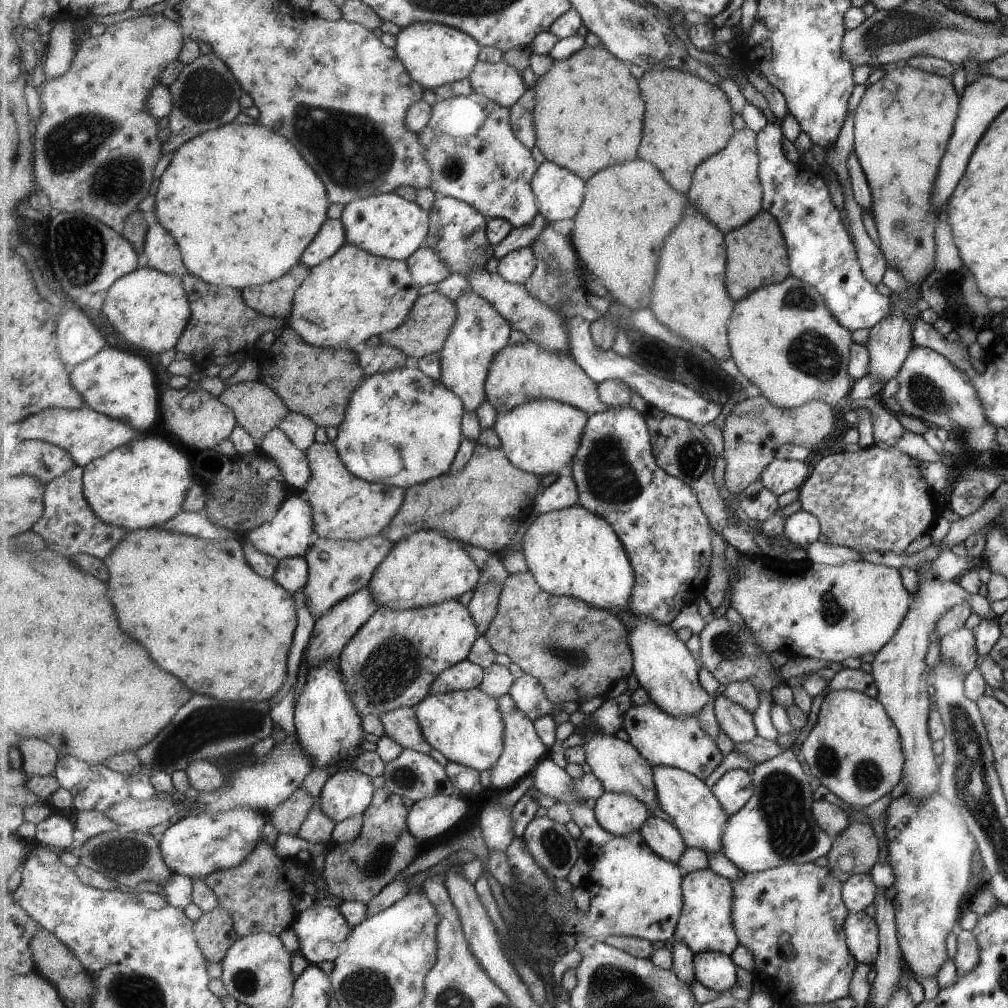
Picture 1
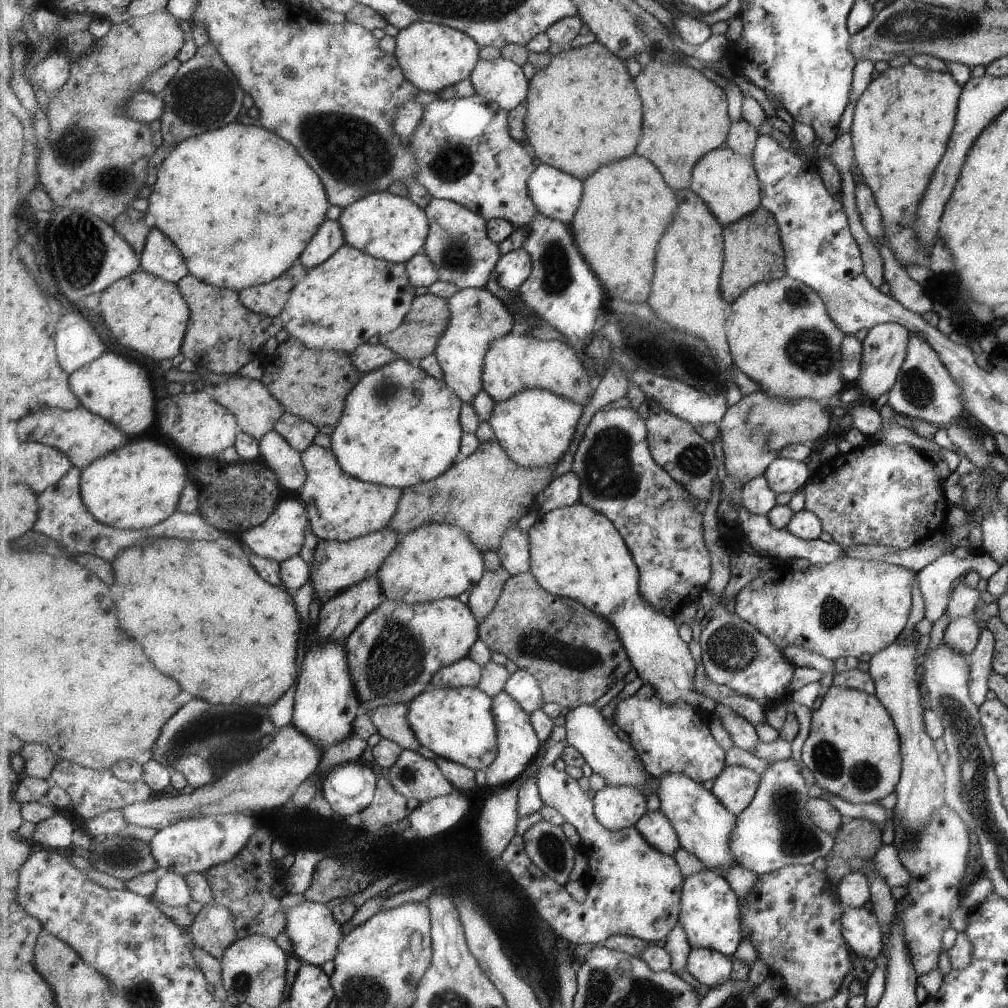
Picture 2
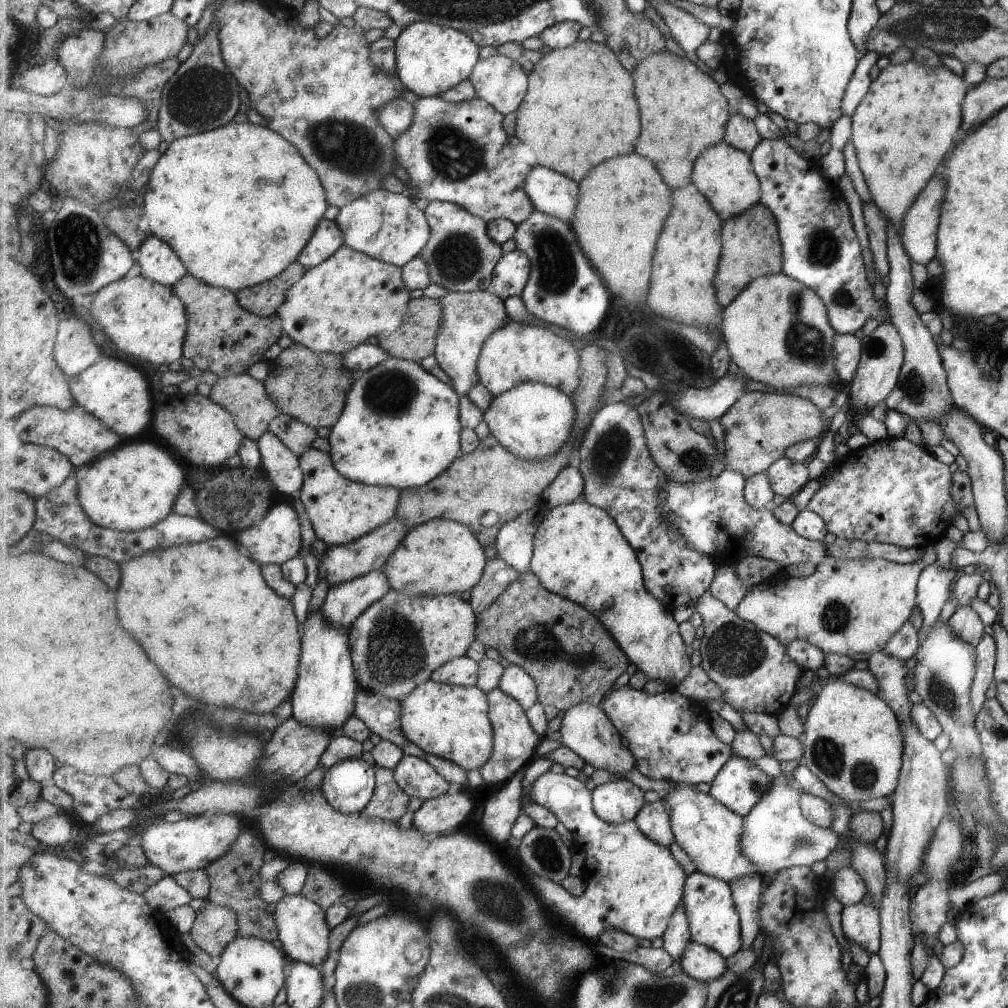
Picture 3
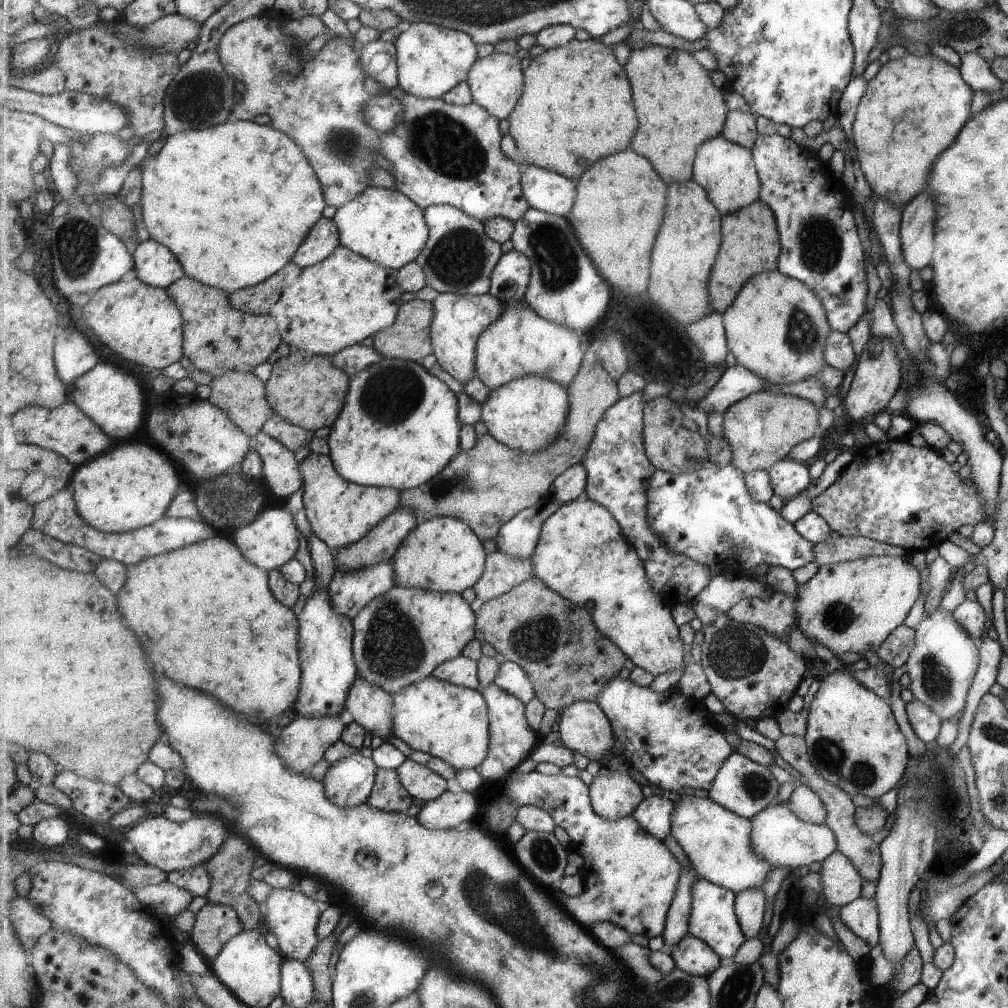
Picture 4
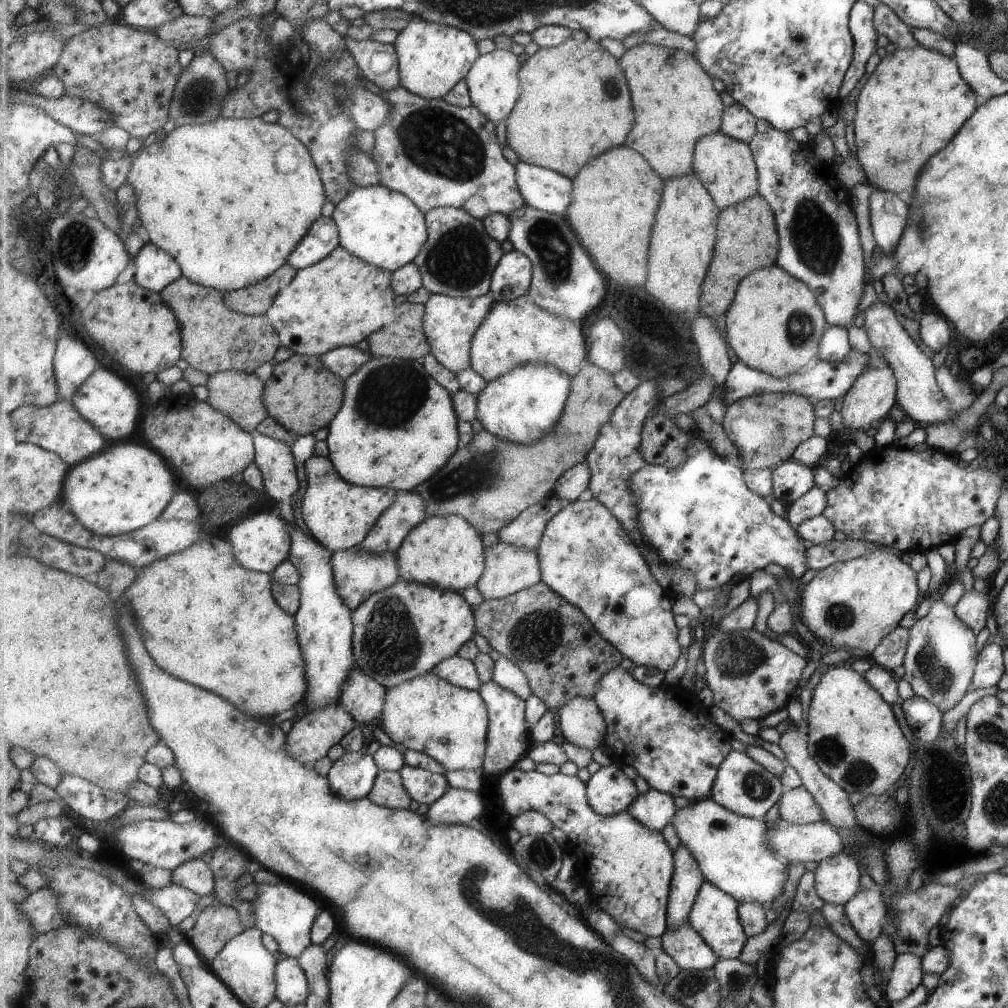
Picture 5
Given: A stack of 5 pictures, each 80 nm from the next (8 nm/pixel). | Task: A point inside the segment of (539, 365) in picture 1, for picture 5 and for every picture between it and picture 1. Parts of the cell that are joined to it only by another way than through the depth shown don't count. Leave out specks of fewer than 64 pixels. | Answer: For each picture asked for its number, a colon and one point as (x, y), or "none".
2: (516, 362)
3: (517, 353)
4: (520, 342)
5: (515, 332)

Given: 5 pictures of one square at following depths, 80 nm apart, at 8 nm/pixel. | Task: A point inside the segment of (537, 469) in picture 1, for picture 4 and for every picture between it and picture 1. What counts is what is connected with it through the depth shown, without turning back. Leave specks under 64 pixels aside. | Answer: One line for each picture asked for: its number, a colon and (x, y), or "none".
2: (536, 427)
3: (534, 420)
4: (529, 413)

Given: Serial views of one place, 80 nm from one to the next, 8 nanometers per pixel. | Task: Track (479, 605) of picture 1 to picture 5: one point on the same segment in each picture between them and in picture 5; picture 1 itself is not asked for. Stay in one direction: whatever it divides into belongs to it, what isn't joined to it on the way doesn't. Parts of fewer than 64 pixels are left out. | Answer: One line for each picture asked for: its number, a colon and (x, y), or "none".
2: (484, 599)
3: (499, 575)
4: (503, 573)
5: (510, 569)

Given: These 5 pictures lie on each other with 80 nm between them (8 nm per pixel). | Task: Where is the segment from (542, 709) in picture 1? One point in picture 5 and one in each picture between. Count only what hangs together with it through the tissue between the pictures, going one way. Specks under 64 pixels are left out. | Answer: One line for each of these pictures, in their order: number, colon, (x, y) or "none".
2: (524, 687)
3: (517, 682)
4: (512, 678)
5: (507, 674)

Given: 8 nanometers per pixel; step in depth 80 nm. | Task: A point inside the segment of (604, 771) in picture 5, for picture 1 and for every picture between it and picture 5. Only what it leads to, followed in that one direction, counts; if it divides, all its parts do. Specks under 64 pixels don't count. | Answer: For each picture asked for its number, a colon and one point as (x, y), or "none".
1: (621, 814)
2: (617, 808)
3: (619, 801)
4: (615, 796)

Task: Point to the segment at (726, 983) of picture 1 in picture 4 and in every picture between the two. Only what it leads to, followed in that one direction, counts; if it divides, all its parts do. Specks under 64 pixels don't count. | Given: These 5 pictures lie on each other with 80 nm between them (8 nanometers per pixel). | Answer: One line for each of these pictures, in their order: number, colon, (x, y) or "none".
2: (712, 968)
3: (706, 964)
4: (694, 956)

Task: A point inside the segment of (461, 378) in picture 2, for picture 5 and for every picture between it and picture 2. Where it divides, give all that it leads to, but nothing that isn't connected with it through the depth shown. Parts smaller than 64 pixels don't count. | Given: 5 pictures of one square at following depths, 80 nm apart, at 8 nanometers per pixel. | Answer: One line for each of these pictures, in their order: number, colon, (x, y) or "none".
3: (470, 318)
4: (459, 321)
5: (451, 323)

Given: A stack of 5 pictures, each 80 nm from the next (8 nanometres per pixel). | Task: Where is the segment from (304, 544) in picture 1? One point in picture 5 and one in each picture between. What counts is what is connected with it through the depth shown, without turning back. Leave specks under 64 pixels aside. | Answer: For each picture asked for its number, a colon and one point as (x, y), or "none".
2: (282, 536)
3: (276, 539)
4: (273, 539)
5: (262, 542)

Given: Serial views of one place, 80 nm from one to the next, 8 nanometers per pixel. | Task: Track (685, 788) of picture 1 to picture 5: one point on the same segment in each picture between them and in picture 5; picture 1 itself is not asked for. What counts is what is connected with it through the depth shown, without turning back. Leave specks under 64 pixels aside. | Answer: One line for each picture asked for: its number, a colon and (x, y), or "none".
2: (705, 825)
3: (711, 834)
4: (717, 841)
5: (734, 853)

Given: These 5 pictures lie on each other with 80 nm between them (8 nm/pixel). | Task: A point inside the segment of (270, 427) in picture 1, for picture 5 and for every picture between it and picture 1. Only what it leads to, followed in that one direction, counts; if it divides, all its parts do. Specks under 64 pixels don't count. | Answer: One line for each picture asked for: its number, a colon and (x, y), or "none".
2: (258, 410)
3: (246, 398)
4: (243, 395)
5: (240, 395)

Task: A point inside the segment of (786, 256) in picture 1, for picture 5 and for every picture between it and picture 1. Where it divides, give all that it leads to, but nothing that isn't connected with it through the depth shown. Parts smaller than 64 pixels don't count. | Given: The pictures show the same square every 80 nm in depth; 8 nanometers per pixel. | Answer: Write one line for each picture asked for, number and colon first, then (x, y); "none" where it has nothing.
2: (755, 252)
3: (752, 248)
4: (752, 244)
5: (748, 239)

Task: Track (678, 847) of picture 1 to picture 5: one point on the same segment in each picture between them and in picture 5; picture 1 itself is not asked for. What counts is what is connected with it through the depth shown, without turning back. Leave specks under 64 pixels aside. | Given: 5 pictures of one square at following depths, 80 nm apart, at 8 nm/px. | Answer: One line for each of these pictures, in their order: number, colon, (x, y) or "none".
2: (659, 831)
3: (654, 820)
4: (655, 813)
5: (656, 809)

